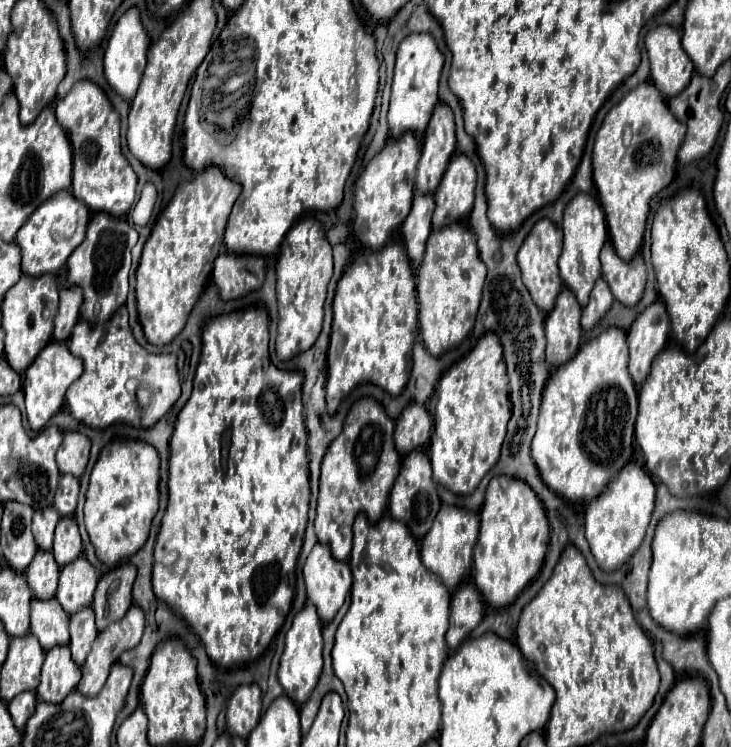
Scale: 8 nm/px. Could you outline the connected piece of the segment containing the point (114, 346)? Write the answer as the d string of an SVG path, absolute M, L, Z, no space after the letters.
M125 307L119 309L119 315L121 327L111 327L109 331L95 331L85 321L79 321L77 327L73 327L67 345L75 357L83 359L85 371L81 379L67 389L67 409L79 423L85 423L91 429L107 429L113 423L149 429L181 395L177 357L173 353L147 353L135 343L129 331Z

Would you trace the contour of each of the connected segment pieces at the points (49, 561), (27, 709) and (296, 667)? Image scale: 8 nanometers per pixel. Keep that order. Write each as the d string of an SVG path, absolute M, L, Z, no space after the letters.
M37 551L25 577L35 599L53 599L57 591L57 577L59 577L59 567L53 559L53 553Z
M23 691L21 695L17 695L17 699L7 703L11 719L19 731L23 731L29 715L35 711L35 705L37 705L37 693L33 691Z
M307 603L303 611L297 613L291 629L287 631L285 637L285 651L281 657L281 665L279 665L279 683L283 685L285 695L297 703L303 705L311 691L315 689L319 675L321 675L321 667L323 667L323 659L321 659L321 651L323 651L323 637L321 637L321 621L317 619L317 611L313 607L313 603Z

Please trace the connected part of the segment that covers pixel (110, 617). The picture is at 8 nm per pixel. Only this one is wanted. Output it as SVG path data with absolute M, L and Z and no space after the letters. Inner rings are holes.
M127 561L113 567L101 577L95 589L93 611L97 617L97 629L103 631L117 619L123 619L133 605L131 587L135 583L135 567Z

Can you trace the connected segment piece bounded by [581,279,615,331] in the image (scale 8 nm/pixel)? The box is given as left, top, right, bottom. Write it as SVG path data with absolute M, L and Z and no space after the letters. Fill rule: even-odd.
M599 279L593 287L593 295L589 299L589 305L583 309L583 315L581 315L583 331L591 331L607 315L607 311L613 305L613 299L615 297L611 295L609 285L603 279Z

